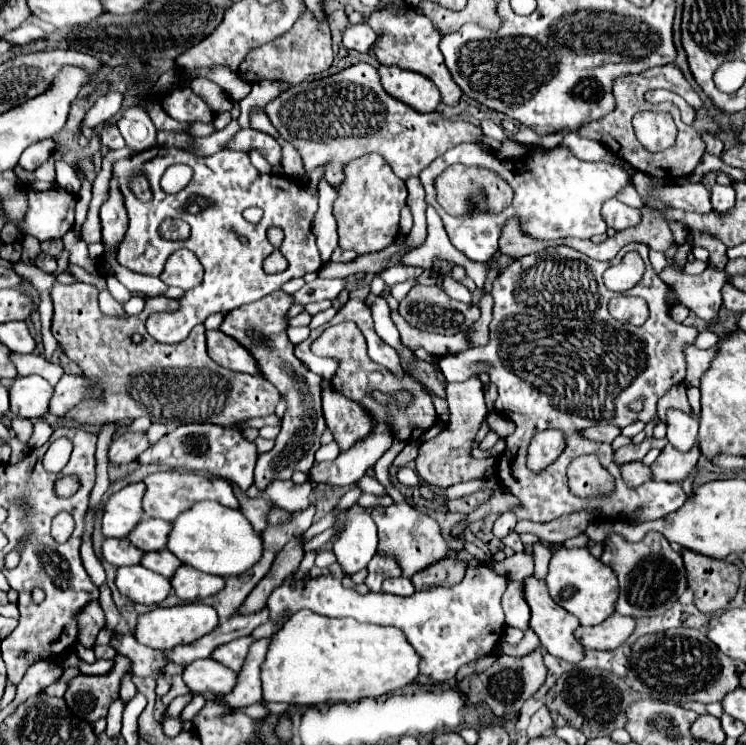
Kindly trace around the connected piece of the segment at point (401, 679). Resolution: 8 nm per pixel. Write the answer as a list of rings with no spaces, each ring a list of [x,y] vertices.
[[[311,610],[293,614],[289,622],[273,636],[265,662],[261,664],[263,700],[297,706],[315,706],[323,702],[355,702],[369,696],[389,694],[407,686],[419,674],[419,656],[409,642],[391,626],[361,624],[351,618],[327,618]]]

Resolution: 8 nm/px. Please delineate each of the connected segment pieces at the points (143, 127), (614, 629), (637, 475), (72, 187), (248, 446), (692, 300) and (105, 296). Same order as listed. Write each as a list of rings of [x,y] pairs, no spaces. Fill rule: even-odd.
[[[129,106],[121,112],[121,118],[117,120],[117,128],[123,134],[127,148],[131,148],[133,152],[143,152],[147,148],[157,146],[157,138],[155,138],[157,130],[149,120],[151,118],[141,106]]]
[[[611,614],[605,622],[597,626],[579,626],[575,630],[575,638],[585,646],[593,650],[613,650],[619,644],[623,644],[629,634],[635,628],[635,618],[633,616],[621,616],[621,614]]]
[[[629,462],[621,466],[621,476],[629,488],[637,488],[639,484],[651,480],[651,468],[643,466],[641,462]]]
[[[55,162],[55,166],[57,168],[61,168],[61,174],[59,174],[59,178],[57,178],[57,184],[61,186],[61,188],[67,188],[73,196],[77,196],[79,194],[79,188],[81,188],[81,182],[75,178],[75,170],[67,164],[67,162]]]
[[[187,424],[179,426],[167,436],[163,436],[157,444],[147,448],[137,459],[142,464],[167,464],[171,468],[187,468],[193,472],[209,472],[213,476],[221,476],[229,482],[235,482],[243,492],[253,484],[253,470],[257,464],[257,448],[253,442],[247,442],[241,436],[241,430],[221,428],[211,424]]]
[[[673,244],[665,256],[667,256],[667,266],[661,270],[659,278],[671,286],[677,292],[677,298],[681,304],[685,304],[691,312],[695,312],[699,318],[713,322],[719,314],[719,308],[723,306],[721,298],[721,288],[727,282],[727,272],[725,266],[709,266],[707,274],[685,274],[685,268],[675,262],[675,254],[681,244]]]
[[[103,290],[99,294],[99,308],[107,316],[117,316],[117,318],[125,318],[127,316],[125,310],[123,310],[123,306],[109,294],[109,290]]]

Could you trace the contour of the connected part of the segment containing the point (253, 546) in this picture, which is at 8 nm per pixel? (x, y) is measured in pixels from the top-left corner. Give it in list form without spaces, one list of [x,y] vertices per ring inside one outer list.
[[[203,500],[179,514],[175,518],[173,528],[167,536],[167,548],[187,566],[218,576],[241,574],[249,570],[255,562],[259,562],[263,546],[259,534],[251,528],[247,518],[233,508],[227,508],[219,502]]]

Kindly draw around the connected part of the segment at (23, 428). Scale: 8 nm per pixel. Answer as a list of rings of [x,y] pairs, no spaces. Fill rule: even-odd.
[[[13,420],[11,422],[11,428],[15,430],[15,436],[21,440],[21,442],[29,442],[31,434],[33,434],[33,424],[29,420]]]

